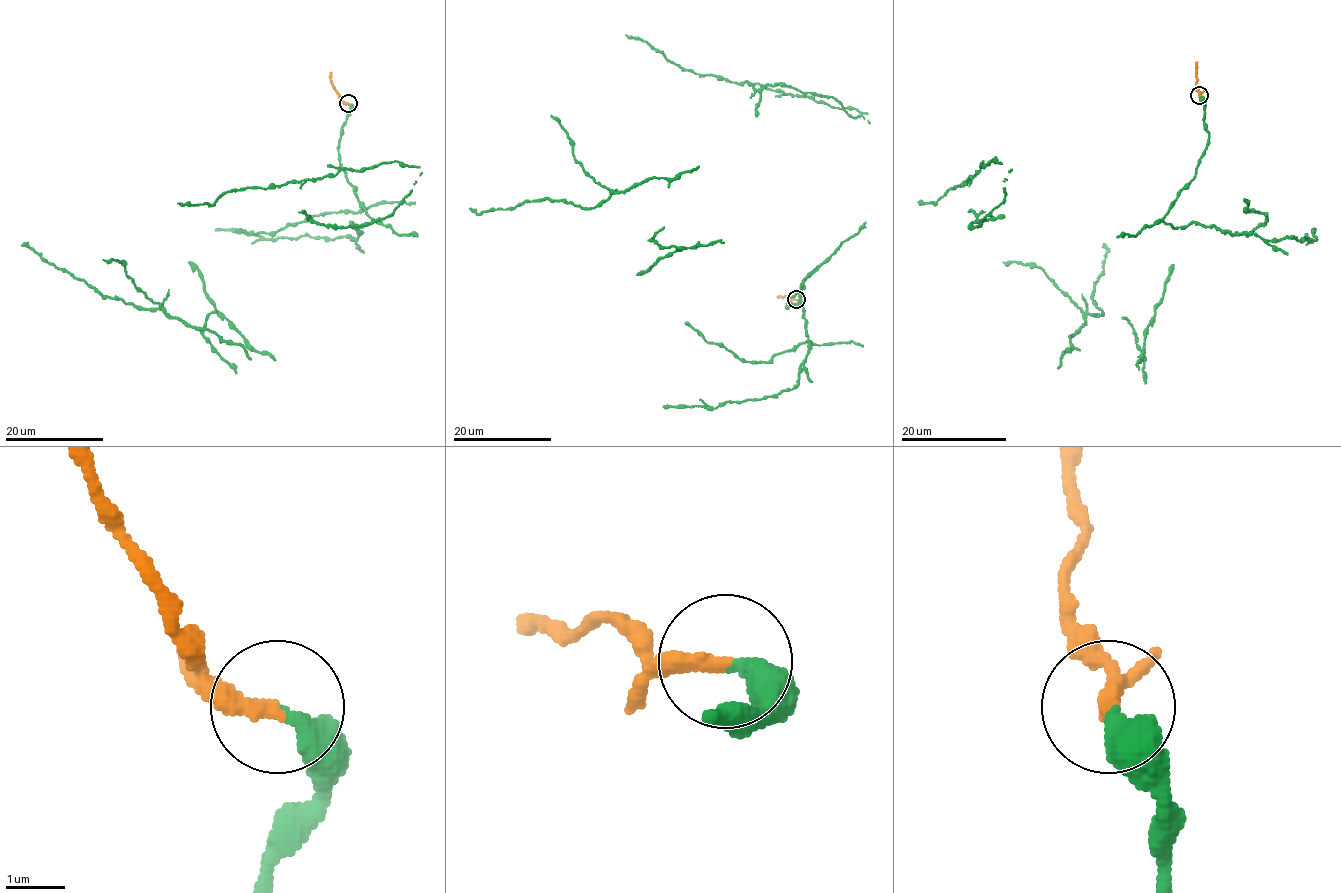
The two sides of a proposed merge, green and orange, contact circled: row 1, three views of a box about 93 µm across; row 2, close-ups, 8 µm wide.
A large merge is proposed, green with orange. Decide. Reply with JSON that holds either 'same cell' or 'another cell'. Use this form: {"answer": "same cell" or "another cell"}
{"answer": "same cell"}

